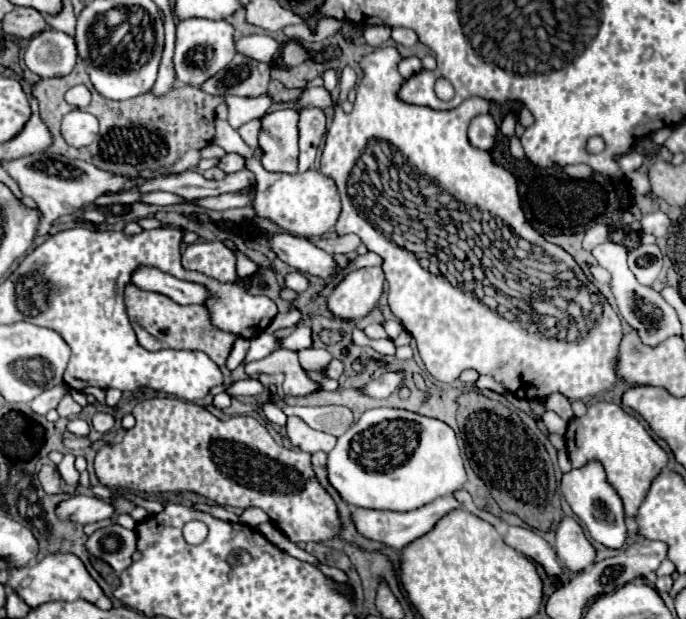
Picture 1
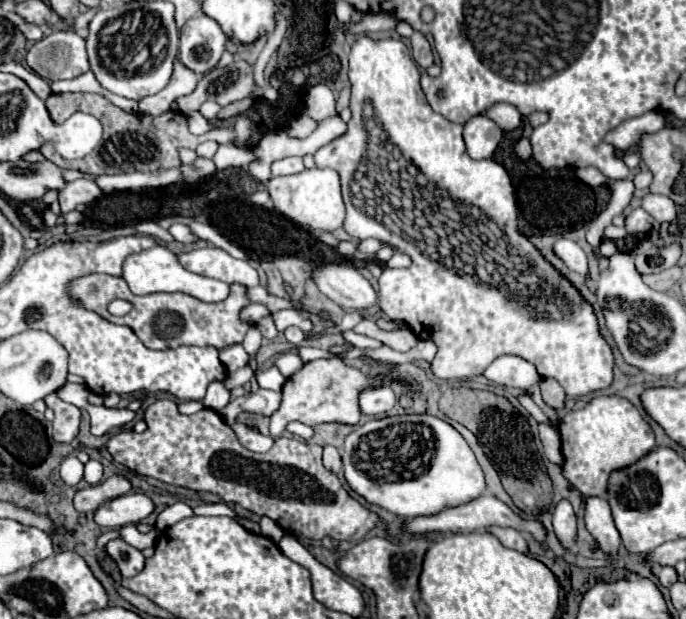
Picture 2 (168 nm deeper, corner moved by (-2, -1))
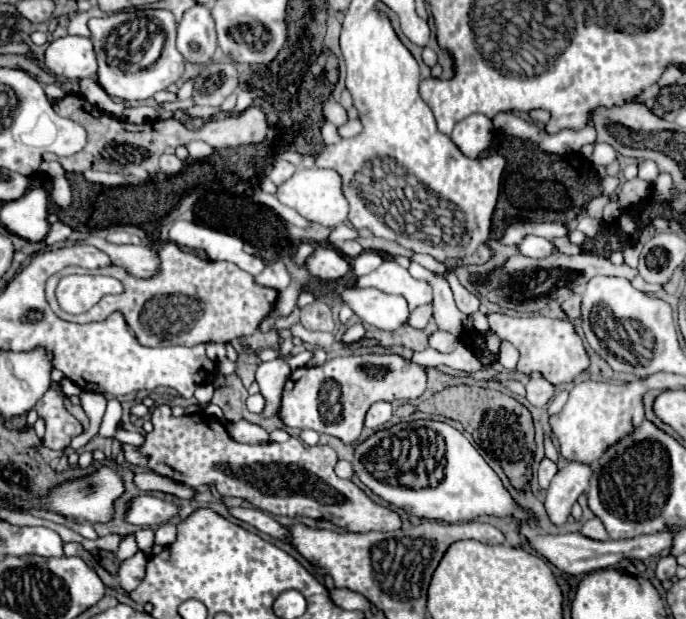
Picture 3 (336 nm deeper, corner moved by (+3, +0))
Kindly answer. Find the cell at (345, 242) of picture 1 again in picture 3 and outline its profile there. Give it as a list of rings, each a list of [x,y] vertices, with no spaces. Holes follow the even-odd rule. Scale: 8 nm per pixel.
[[[345,240],[339,250],[341,250],[347,258],[355,258],[355,256],[359,256],[359,254],[363,252],[363,248],[361,248],[361,244],[359,244],[357,240]]]

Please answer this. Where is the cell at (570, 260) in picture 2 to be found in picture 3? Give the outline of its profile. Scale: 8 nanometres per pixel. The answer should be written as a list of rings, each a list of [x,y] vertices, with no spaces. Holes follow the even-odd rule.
[[[525,236],[519,244],[517,244],[519,254],[523,256],[531,256],[531,258],[545,258],[551,254],[553,244],[547,238],[539,238],[539,236]]]

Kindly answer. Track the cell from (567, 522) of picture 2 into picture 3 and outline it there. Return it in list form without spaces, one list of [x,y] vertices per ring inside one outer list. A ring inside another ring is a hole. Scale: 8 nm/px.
[[[567,462],[557,470],[551,486],[547,488],[545,508],[553,524],[561,526],[571,514],[571,506],[585,492],[591,478],[591,466],[581,462]]]

